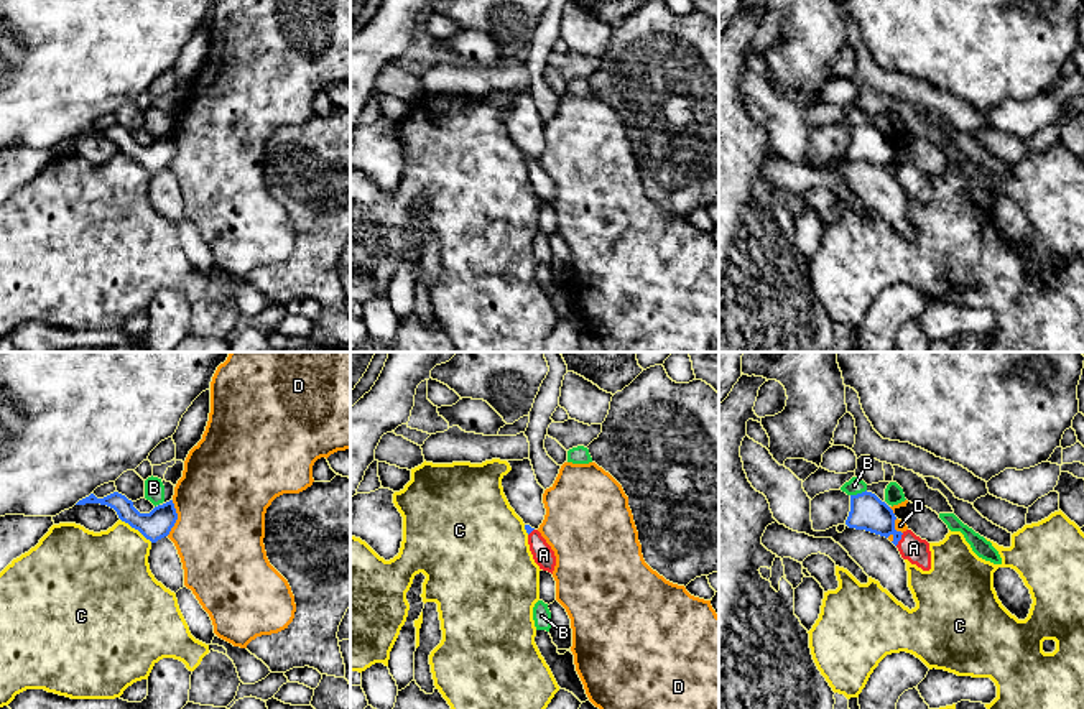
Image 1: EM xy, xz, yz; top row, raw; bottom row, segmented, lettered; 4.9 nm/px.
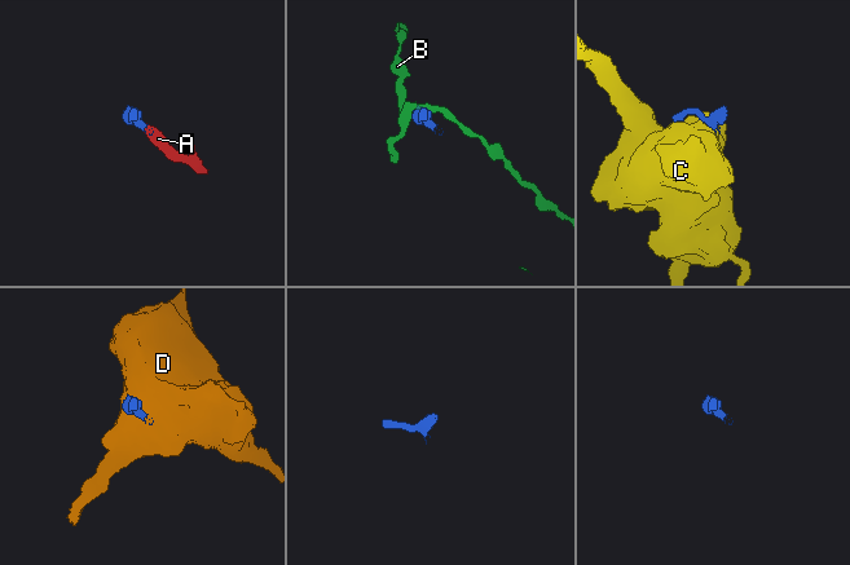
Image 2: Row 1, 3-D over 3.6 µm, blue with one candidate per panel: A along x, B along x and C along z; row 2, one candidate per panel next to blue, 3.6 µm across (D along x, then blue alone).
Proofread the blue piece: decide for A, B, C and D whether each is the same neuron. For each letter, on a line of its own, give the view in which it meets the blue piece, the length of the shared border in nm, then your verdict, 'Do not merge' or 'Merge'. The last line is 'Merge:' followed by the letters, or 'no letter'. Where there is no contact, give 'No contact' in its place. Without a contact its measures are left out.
A: Touches blue in yz. Shared border 80 nm. Merge
B: Touches blue in yz. Shared border 90 nm. Do not merge
C: Touches blue in xy. Shared border 200 nm. Do not merge
D: Touches blue in xy. Shared border 180 nm. Do not merge
Merge: A

